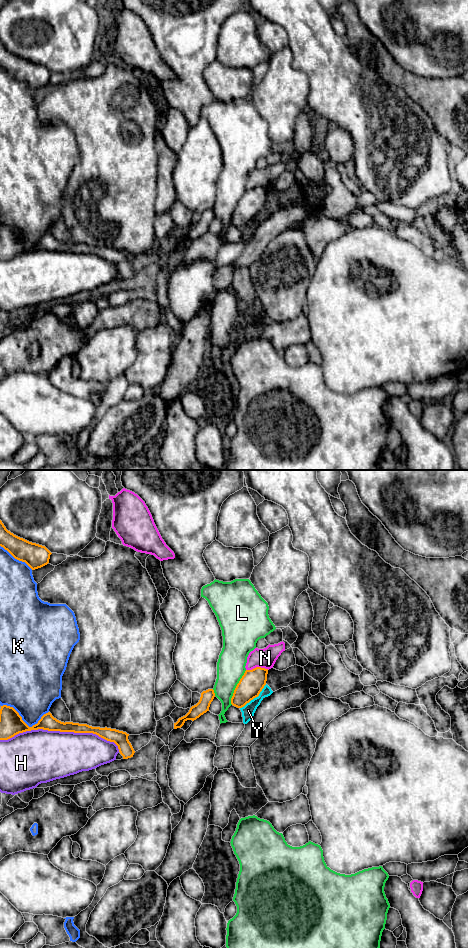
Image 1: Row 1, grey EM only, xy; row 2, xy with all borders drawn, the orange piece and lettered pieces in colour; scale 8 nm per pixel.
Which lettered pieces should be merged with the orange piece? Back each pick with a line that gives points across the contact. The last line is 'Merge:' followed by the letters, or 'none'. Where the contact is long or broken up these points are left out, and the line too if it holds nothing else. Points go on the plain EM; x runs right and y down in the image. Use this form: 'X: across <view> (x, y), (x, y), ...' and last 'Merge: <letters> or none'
Merge: none

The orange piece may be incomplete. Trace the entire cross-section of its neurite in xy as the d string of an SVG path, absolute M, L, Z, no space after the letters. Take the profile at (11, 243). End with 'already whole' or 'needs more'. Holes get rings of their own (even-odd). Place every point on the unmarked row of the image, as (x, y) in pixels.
M3 225L0 229L0 260L8 260L19 253L31 250L48 250L74 253L93 253L99 257L114 262L123 279L133 277L135 271L128 260L129 254L111 248L92 247L87 244L61 242L54 238L50 232L44 234L37 244L29 247L19 233L10 226Z; already whole

